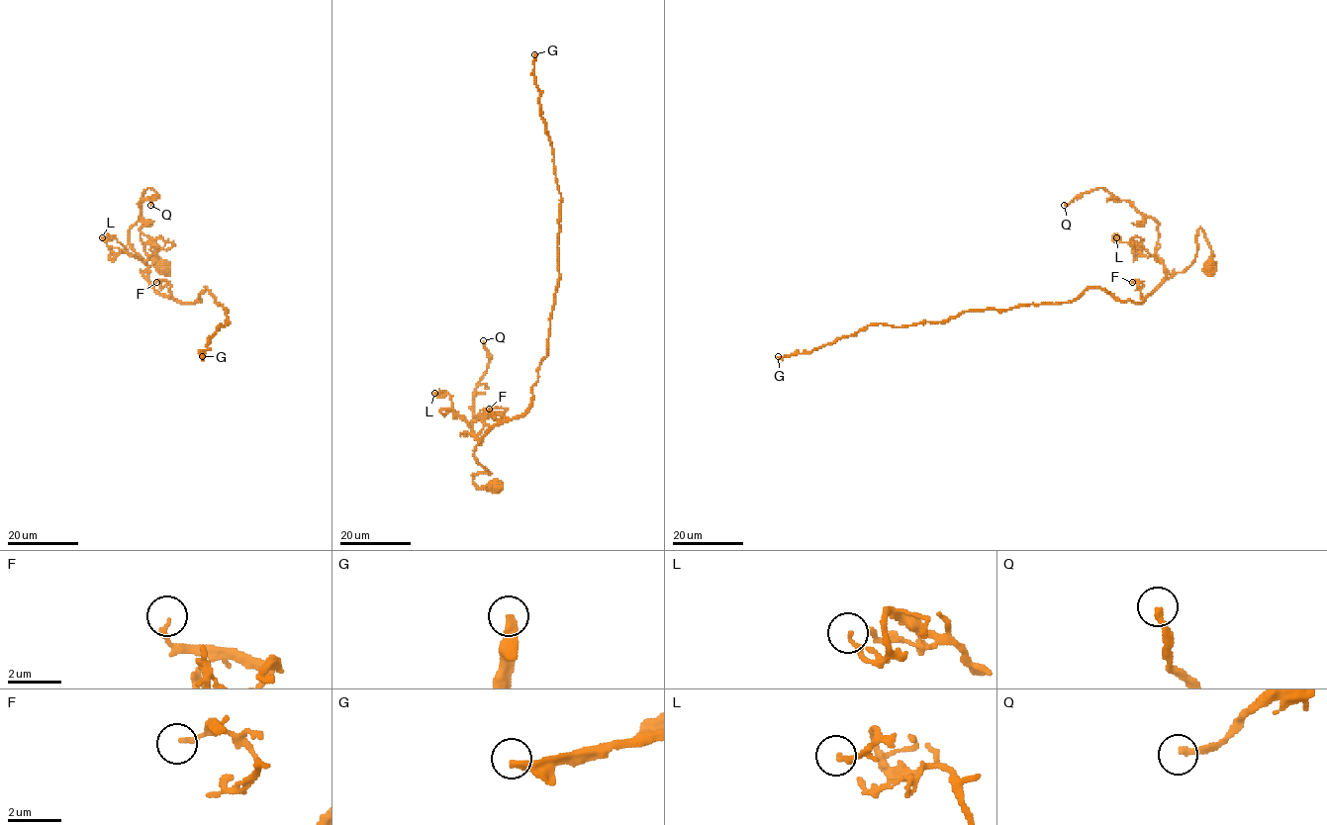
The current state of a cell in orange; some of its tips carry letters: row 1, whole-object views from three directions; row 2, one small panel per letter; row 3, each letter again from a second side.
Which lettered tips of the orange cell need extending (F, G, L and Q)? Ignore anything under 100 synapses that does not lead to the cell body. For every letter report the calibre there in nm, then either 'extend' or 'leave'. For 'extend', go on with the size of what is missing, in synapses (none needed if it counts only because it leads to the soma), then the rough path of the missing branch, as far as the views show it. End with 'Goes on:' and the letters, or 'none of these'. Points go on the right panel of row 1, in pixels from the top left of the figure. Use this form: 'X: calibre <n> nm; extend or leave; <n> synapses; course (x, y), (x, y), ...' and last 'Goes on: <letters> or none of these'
F: calibre 160 nm; leave
G: calibre 280 nm; extend; 400 synapses
L: calibre 150 nm; leave
Q: calibre 220 nm; leave
Goes on: G

